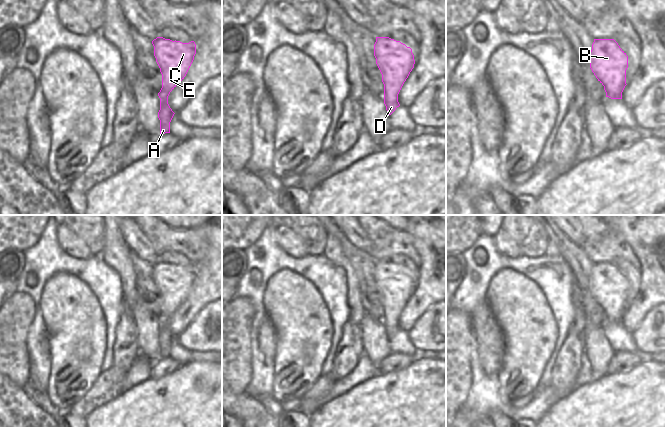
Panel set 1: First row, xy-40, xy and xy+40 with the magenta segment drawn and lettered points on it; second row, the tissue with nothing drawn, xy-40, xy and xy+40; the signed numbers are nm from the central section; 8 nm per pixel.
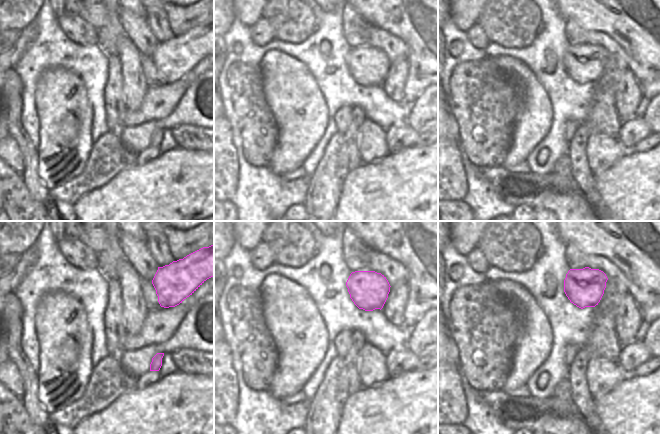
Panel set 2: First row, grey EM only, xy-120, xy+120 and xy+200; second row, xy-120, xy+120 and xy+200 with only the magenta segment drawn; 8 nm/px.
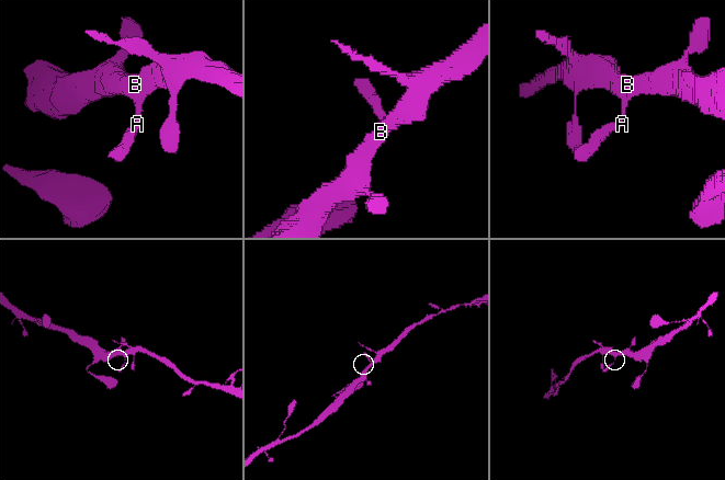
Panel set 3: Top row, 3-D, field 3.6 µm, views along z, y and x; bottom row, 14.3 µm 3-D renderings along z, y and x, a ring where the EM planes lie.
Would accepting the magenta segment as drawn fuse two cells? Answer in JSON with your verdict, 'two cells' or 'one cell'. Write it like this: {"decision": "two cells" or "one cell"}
{"decision": "one cell"}

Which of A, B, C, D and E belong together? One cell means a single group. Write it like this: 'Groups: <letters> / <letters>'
Groups: A B C D E

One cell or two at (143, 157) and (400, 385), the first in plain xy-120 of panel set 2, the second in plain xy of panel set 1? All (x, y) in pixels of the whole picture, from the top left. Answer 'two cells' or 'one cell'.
two cells

